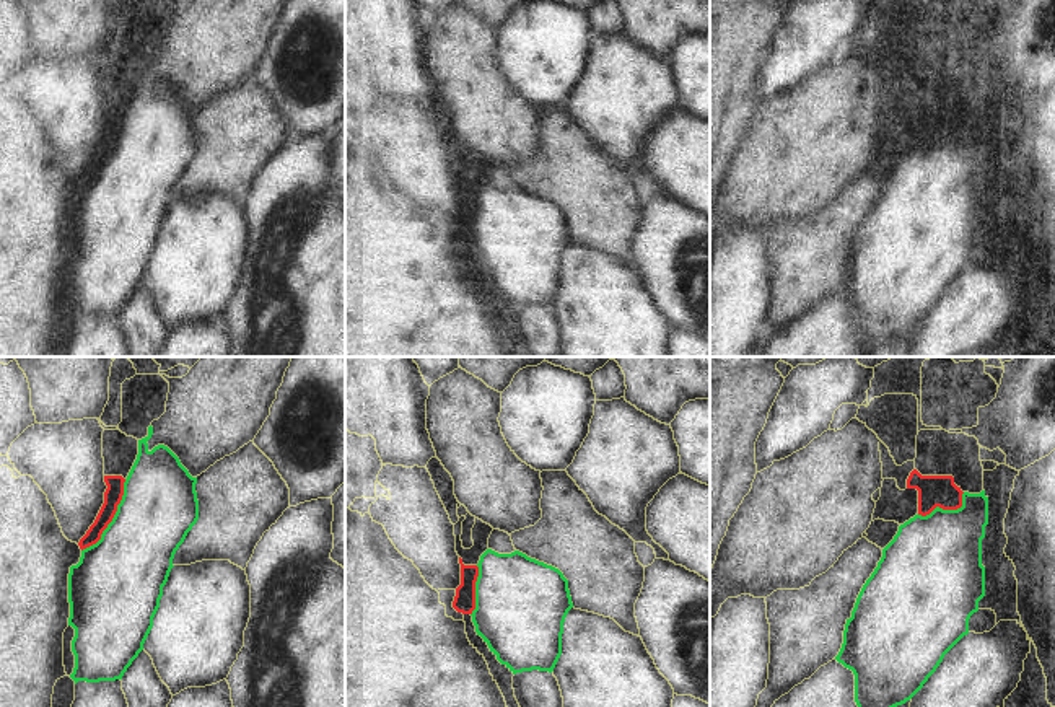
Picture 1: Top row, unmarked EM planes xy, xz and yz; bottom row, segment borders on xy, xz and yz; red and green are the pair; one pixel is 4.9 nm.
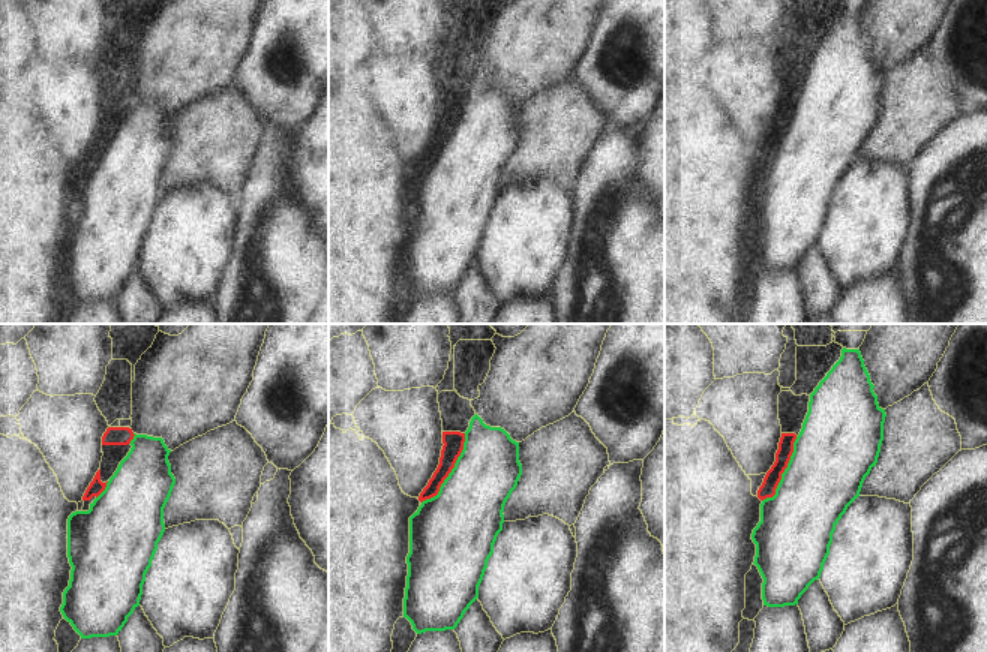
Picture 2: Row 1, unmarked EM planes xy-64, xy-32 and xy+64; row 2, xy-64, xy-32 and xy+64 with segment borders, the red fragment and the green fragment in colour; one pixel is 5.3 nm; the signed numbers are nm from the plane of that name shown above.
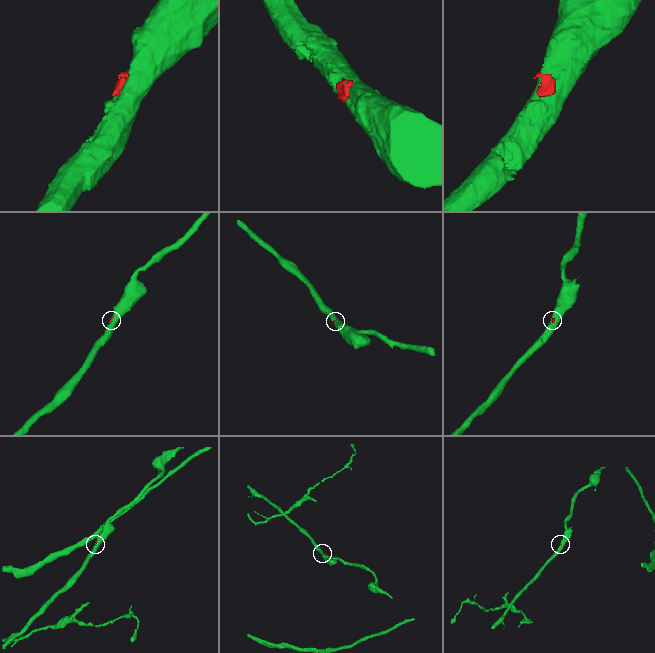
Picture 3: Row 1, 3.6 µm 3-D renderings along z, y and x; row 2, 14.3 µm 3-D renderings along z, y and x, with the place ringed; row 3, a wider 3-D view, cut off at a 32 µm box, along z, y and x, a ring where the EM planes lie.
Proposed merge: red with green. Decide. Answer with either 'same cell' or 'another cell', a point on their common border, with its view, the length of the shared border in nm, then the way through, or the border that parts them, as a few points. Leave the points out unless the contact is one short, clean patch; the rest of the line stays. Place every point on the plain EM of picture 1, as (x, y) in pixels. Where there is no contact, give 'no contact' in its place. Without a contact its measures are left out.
same cell; meets red in xy at (113, 152); contact 420 nm long

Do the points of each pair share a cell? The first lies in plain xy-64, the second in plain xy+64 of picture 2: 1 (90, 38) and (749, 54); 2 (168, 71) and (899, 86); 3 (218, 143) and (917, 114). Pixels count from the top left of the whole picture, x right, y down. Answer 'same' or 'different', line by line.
1: different
2: different
3: same

